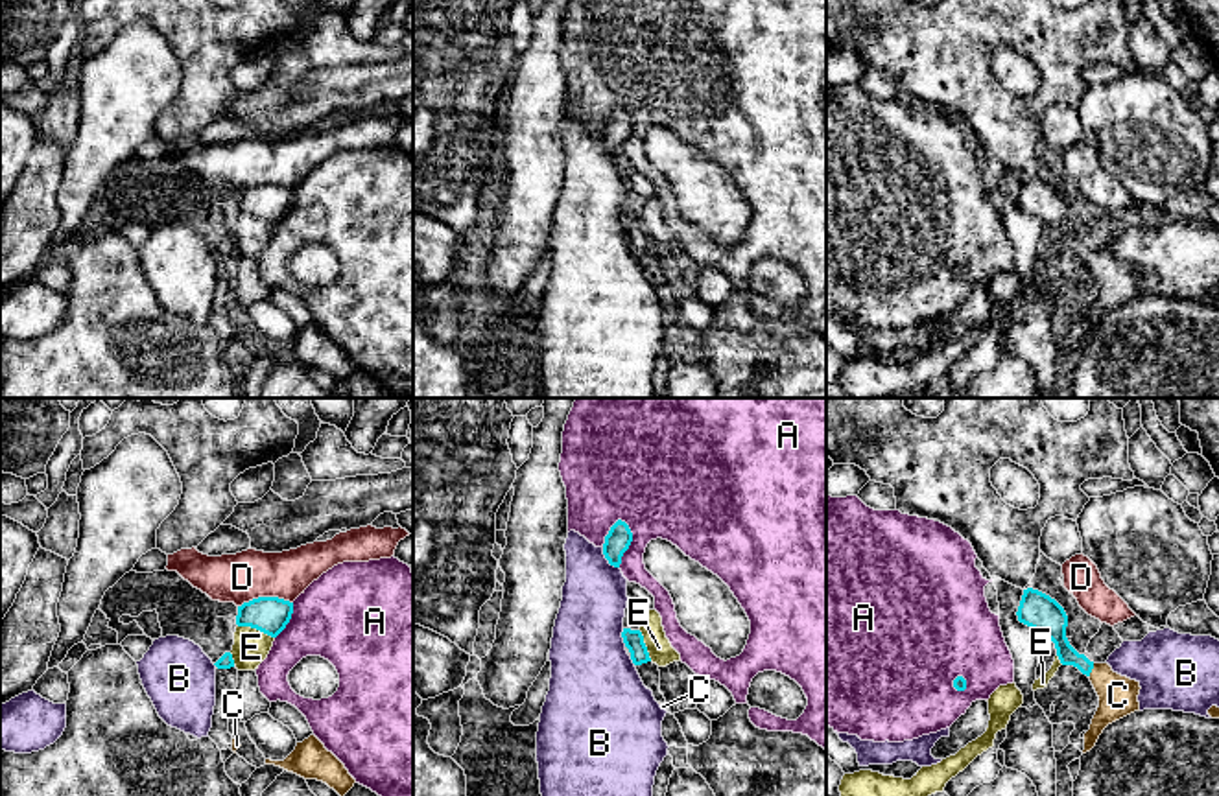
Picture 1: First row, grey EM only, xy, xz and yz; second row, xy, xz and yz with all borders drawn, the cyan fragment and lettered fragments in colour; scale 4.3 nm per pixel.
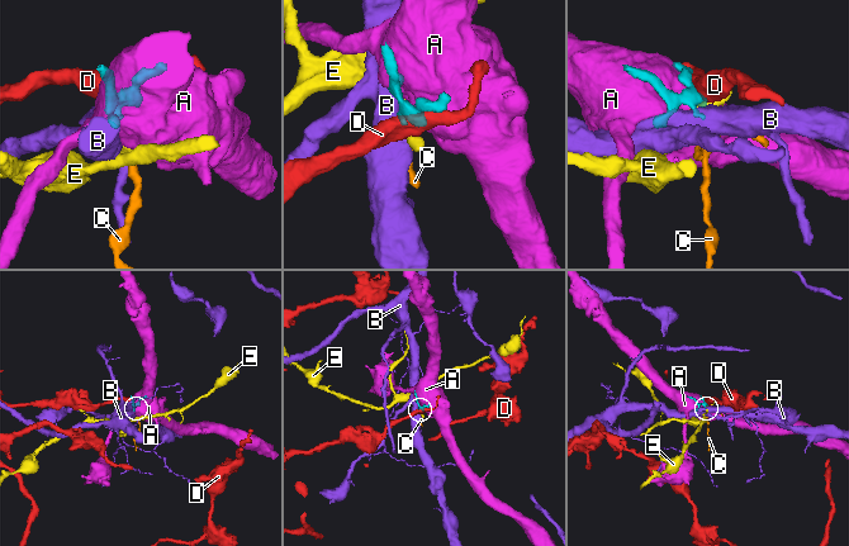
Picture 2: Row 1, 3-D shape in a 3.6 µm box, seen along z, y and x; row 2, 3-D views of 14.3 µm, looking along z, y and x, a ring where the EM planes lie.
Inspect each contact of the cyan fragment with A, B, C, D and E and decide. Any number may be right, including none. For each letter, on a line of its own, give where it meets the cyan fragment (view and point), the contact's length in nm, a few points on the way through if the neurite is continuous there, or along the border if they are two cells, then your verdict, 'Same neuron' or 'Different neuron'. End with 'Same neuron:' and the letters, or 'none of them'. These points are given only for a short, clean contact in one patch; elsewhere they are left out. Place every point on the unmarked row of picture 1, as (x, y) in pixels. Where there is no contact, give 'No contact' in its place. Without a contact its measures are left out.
A: Touches cyan at xz (631, 128). Shared border 220 nm. Different neuron
B: Touches cyan at xz (607, 146). Shared border 120 nm. Different neuron
C: Touches cyan at yz (1090, 258). Shared border 70 nm. Path across: yz (1053, 214), (1061, 231), (1090, 258), (1118, 282). Same neuron
D: Touches cyan at xy (264, 185). Shared border 240 nm. Different neuron
E: Touches cyan at xy (257, 216). Shared border 170 nm. Boundary: xy (238, 212), (249, 212), (273, 225). Different neuron
Same neuron: C

